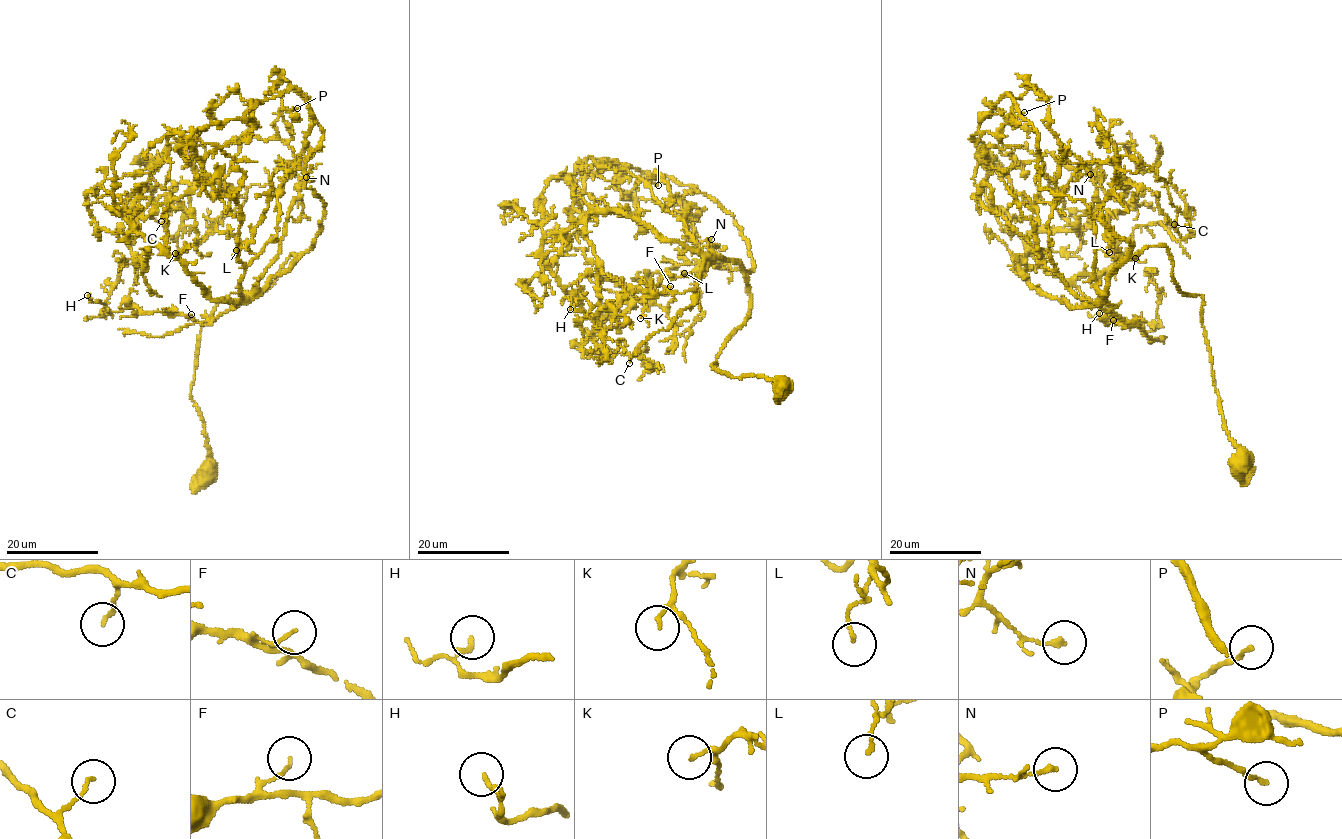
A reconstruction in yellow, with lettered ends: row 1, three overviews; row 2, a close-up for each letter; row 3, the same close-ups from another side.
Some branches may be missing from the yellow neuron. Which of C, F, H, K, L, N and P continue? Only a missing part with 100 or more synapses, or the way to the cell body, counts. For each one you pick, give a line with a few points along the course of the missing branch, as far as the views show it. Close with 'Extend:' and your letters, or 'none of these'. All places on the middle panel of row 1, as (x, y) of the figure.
Extend: none of these

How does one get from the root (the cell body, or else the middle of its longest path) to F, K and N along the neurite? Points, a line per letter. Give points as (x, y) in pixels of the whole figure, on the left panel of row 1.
F: (207, 471), (191, 395), (200, 330), (219, 301), (260, 294), (297, 253), (209, 324), (191, 314)
K: (207, 471), (200, 330), (297, 254), (209, 299), (111, 211), (146, 187), (180, 207), (175, 253)
N: (207, 471), (203, 323), (313, 246), (325, 207), (303, 185), (323, 131), (274, 72), (311, 111), (306, 177)

